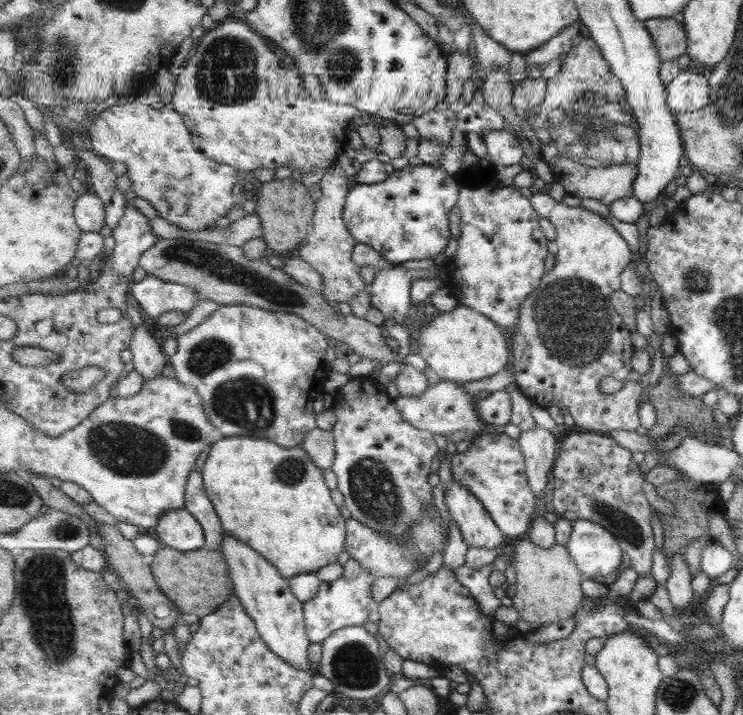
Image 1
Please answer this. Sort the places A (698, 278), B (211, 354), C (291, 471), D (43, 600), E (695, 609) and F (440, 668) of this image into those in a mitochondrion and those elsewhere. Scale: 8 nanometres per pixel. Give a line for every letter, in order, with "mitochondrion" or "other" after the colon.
A: mitochondrion
B: mitochondrion
C: mitochondrion
D: mitochondrion
E: other
F: other

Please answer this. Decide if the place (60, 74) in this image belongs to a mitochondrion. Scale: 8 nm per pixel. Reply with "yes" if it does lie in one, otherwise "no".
yes

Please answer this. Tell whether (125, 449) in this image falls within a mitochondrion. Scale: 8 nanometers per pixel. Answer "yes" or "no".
yes

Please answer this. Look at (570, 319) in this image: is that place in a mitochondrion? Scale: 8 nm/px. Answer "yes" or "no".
yes

